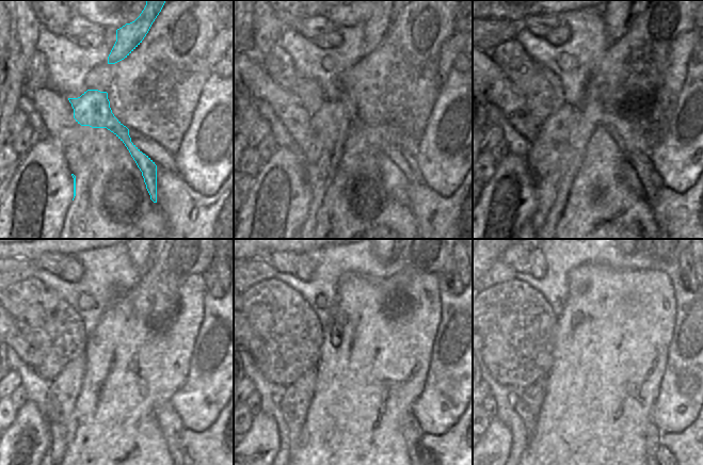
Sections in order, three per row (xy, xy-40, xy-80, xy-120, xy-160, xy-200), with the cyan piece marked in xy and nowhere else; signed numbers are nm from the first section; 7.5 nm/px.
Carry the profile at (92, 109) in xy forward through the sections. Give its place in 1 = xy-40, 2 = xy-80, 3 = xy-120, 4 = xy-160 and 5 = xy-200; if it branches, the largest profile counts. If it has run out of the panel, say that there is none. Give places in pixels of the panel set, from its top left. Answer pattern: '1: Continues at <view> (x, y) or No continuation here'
1: Continues at xy-40 (330, 124)
2: Continues at xy-80 (544, 156)
3: Continues at xy-120 (60, 405)
4: Continues at xy-160 (298, 397)
5: Continues at xy-200 (529, 406).

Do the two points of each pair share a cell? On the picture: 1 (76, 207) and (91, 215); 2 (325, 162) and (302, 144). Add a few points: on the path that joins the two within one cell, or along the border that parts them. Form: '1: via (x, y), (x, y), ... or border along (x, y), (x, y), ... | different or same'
1: border along (90, 206), (75, 227) | different
2: border along (310, 123), (314, 137), (308, 146), (299, 153) | different

